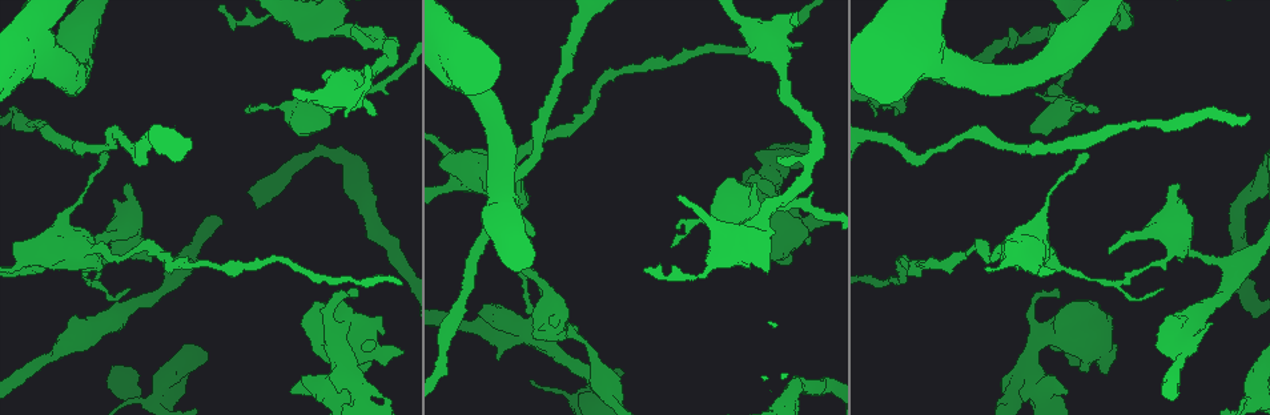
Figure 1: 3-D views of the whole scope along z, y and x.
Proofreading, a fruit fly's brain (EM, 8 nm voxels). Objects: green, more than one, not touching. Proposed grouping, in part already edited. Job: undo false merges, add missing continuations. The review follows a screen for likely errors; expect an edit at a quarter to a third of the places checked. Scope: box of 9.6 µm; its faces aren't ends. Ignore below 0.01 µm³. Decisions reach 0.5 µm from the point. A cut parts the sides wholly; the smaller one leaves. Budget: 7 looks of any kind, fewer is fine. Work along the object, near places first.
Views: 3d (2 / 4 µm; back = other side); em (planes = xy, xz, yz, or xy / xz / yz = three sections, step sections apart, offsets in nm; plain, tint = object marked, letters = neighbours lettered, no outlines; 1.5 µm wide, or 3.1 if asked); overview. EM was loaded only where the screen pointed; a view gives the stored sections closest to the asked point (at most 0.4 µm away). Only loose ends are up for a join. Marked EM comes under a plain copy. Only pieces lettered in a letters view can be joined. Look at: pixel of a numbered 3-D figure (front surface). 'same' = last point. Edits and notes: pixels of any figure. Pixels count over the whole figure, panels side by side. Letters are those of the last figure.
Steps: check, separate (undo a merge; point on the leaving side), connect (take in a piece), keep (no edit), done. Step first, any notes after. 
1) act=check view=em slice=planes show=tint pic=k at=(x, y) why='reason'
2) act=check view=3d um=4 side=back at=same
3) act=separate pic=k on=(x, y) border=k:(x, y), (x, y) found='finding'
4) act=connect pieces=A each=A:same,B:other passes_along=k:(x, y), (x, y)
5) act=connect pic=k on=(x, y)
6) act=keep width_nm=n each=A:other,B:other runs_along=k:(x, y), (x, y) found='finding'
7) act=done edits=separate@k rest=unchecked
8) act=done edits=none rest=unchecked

act=check view=3d um=4 pic=1 at=(96, 251) why='thick turns thin'

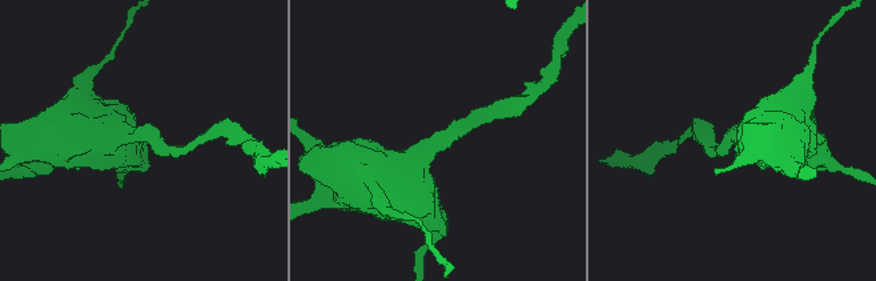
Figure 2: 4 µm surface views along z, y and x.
act=check view=em slice=planes show=letters pic=2 at=(141, 134) why='now the EM'

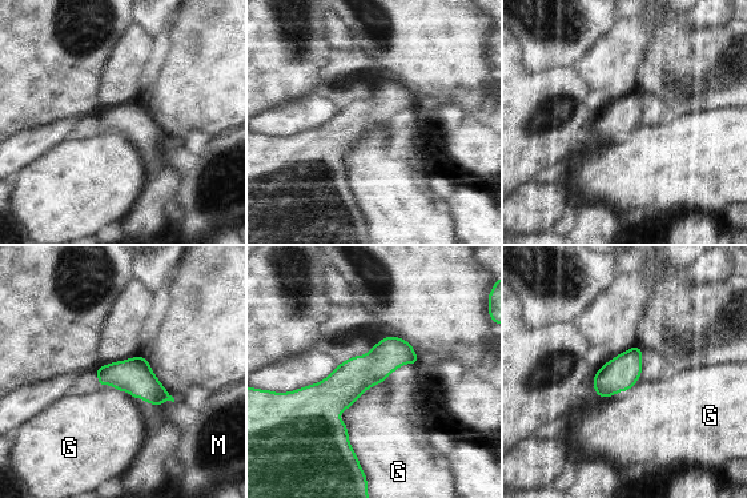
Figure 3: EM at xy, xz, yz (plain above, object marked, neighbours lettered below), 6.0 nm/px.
act=keep each=G:other,M:other border=3:(345, 422), (349, 445), (361, 465) found='continuous, no second neuron'

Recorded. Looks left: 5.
act=check view=em slice=planes show=letters pic=1 at=(1006, 375) why='thick end'

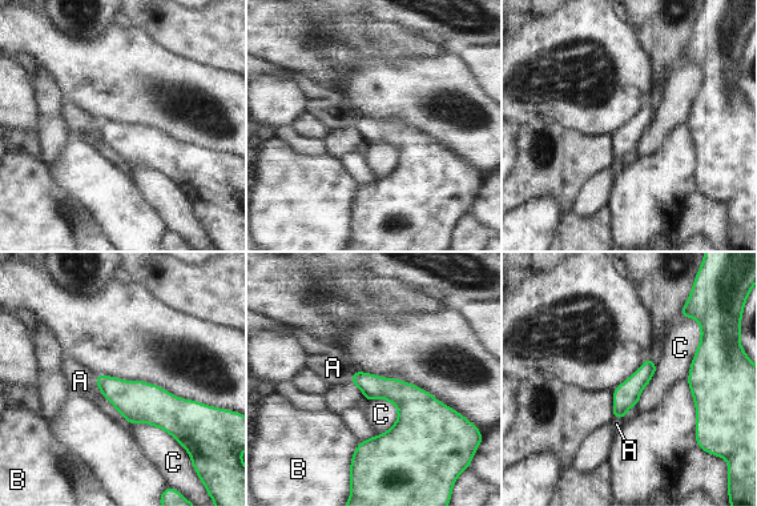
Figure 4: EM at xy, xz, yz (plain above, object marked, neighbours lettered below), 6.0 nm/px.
act=keep each=A:other,B:other,C:other border=4:(96, 376), (96, 384), (101, 394) found='none of them fits'

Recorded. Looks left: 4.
act=check view=3d um=4 pic=1 at=(1190, 237)

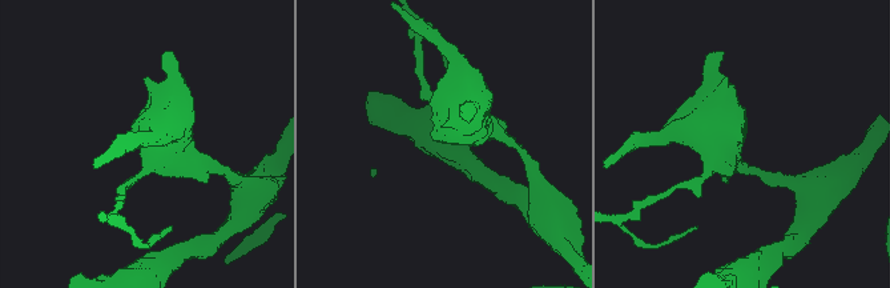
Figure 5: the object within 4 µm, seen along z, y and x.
act=check view=em slice=planes show=letters pic=5 at=(433, 135) why='shape alone is not enough'

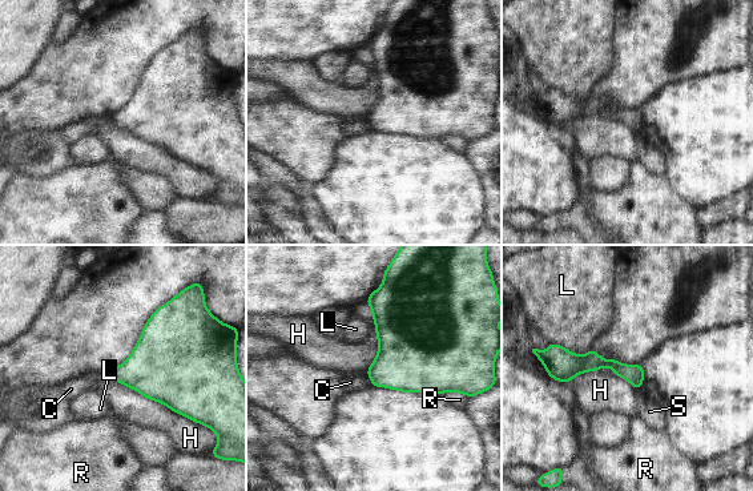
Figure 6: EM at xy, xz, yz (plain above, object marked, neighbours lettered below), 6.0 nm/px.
act=keep longest_contact=H:600nm each=C:other,H:other,L:other,R:other,S:other border=6:(366, 375), (373, 385) found='no lettered piece goes on from it'

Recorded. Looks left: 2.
act=done edits=none rest=unchecked

